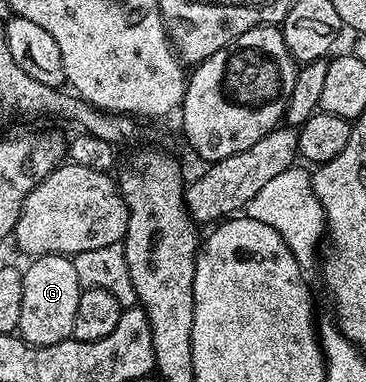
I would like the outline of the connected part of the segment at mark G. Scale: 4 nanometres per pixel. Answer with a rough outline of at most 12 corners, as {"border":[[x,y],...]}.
{"border":[[64,253],[22,269],[17,336],[71,340],[82,284]]}

